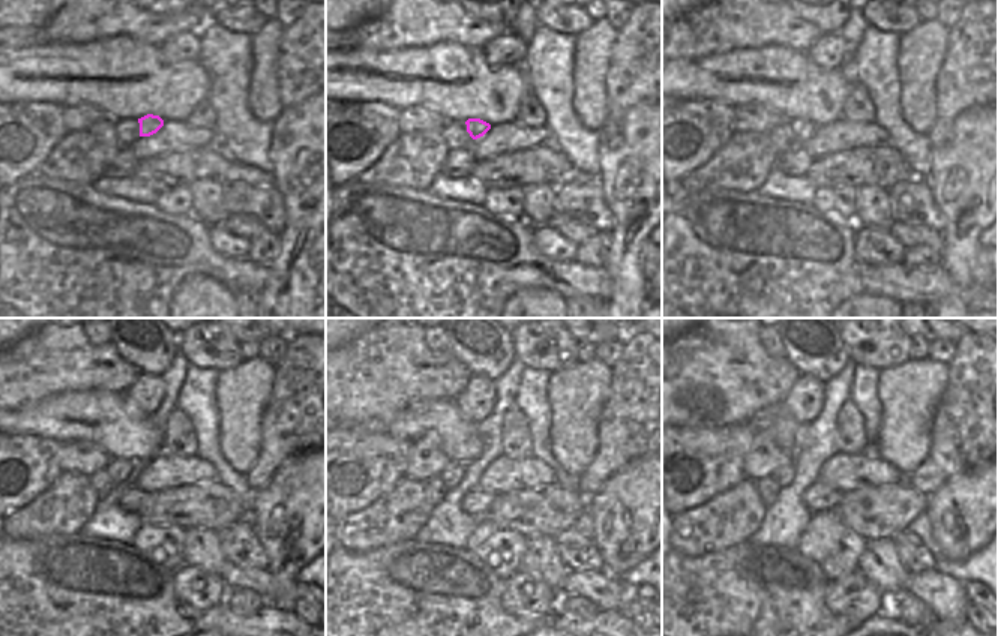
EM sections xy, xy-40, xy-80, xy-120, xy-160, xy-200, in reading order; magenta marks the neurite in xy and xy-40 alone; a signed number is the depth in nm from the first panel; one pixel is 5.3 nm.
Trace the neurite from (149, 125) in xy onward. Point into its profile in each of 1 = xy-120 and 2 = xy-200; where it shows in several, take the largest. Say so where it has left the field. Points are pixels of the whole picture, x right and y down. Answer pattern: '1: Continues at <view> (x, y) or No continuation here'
1: Continues at xy-120 (119, 468)
2: Continues at xy-200 (784, 476)

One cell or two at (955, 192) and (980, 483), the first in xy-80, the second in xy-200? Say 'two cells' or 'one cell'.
one cell

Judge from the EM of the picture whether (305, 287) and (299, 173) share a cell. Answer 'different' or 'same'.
same

